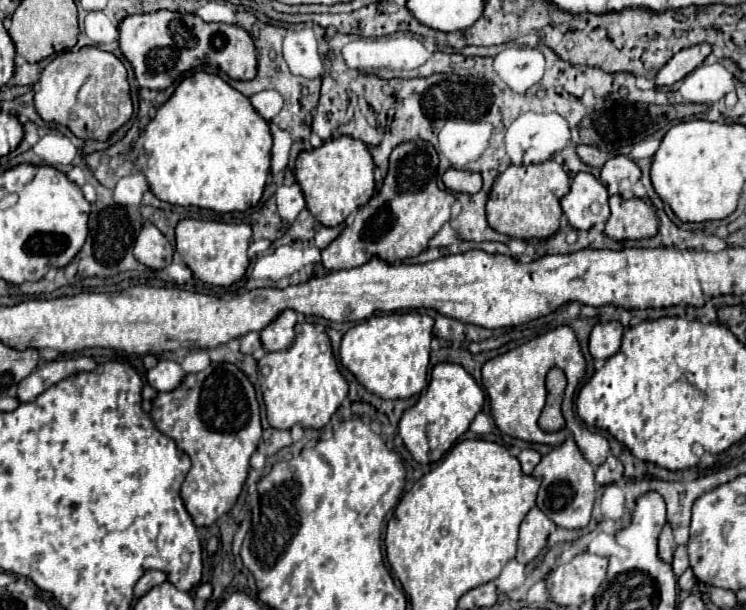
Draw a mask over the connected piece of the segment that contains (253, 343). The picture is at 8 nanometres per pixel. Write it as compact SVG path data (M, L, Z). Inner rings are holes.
M247 333L239 341L241 341L241 353L253 353L253 351L257 351L261 347L259 333Z

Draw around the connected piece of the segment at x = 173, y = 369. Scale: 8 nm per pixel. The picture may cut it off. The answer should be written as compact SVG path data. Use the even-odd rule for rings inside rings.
M165 359L147 371L147 383L157 391L173 391L181 383L183 375L185 371L181 369L179 363Z

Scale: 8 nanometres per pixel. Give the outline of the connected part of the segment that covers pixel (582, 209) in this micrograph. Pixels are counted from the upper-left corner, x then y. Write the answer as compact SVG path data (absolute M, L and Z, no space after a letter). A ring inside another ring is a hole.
M577 173L571 181L569 193L561 199L561 207L563 207L563 213L565 213L567 221L575 229L591 229L595 223L605 223L609 219L607 199L609 199L607 189L591 173Z

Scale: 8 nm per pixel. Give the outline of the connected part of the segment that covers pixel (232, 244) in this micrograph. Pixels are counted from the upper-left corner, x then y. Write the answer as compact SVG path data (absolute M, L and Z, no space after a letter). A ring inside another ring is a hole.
M183 219L177 225L177 253L187 263L197 279L209 285L229 287L245 275L249 265L247 247L251 243L251 227L247 223L229 225L222 221L199 221Z

